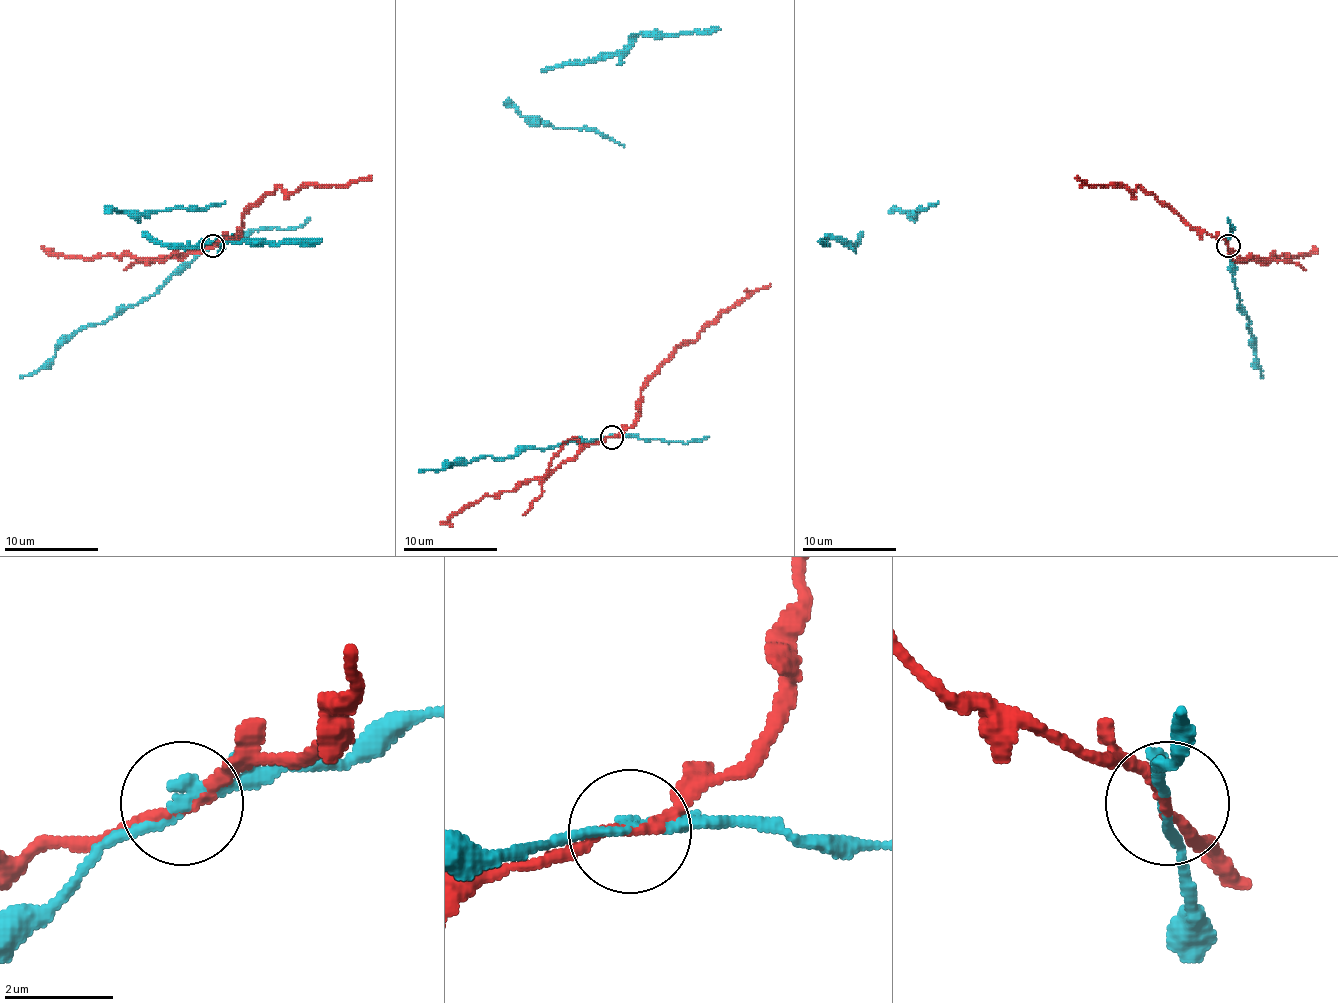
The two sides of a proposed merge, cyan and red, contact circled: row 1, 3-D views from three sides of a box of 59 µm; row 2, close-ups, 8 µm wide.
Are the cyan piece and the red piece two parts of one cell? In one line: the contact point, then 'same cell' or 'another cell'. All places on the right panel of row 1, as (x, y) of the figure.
at (1228, 245); another cell

